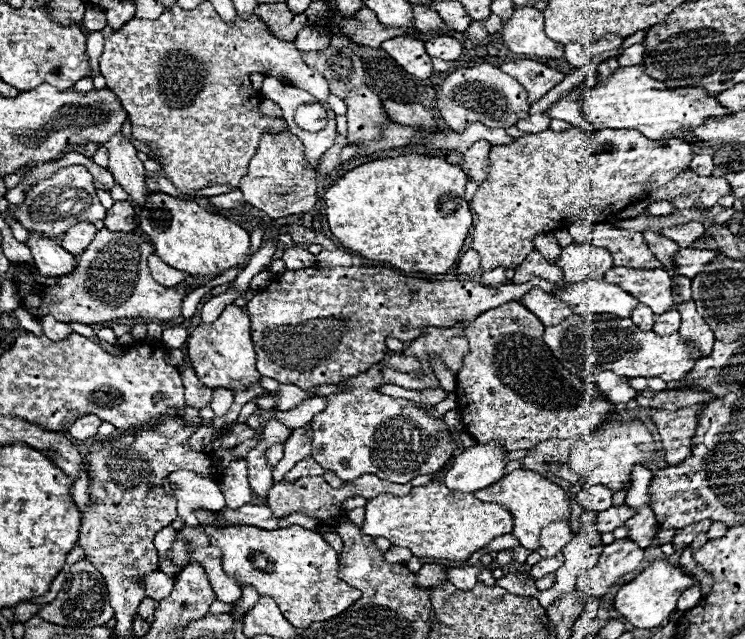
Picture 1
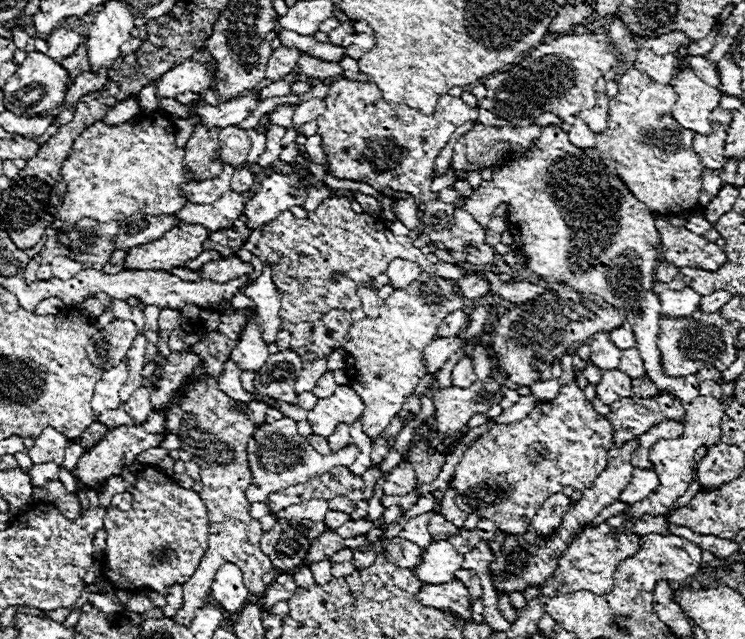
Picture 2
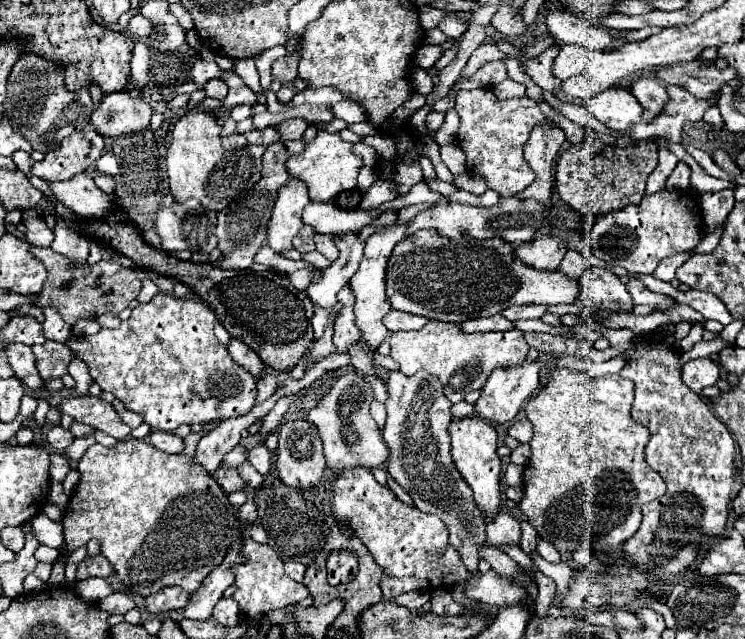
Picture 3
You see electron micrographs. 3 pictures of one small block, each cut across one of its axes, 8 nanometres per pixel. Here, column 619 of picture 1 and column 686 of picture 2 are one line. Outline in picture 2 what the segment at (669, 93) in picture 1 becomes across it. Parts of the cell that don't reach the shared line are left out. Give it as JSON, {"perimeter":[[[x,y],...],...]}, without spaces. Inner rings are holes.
{"perimeter":[[[684,68],[678,74],[674,90],[678,94],[678,102],[672,108],[676,122],[680,122],[686,130],[694,130],[698,134],[710,134],[712,126],[708,118],[710,112],[718,106],[722,92],[702,82],[690,68]]]}

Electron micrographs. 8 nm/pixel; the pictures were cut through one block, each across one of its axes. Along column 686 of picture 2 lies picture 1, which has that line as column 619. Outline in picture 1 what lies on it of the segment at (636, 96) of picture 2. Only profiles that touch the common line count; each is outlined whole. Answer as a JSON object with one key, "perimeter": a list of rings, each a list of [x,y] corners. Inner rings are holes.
{"perimeter":[[[570,128],[566,132],[552,132],[544,130],[538,134],[528,134],[516,138],[510,146],[494,146],[488,154],[488,178],[480,184],[478,192],[474,194],[472,208],[476,212],[476,226],[474,226],[474,240],[472,250],[476,250],[482,258],[480,270],[488,272],[494,268],[504,266],[514,268],[520,264],[528,252],[534,250],[534,236],[546,234],[554,230],[568,228],[574,220],[582,218],[594,224],[608,222],[610,216],[624,210],[628,204],[638,202],[644,194],[644,186],[650,182],[650,190],[664,186],[674,176],[690,166],[694,158],[694,146],[688,146],[682,140],[666,140],[654,142],[644,138],[638,130],[596,130],[594,138],[586,136],[578,128]]]}

